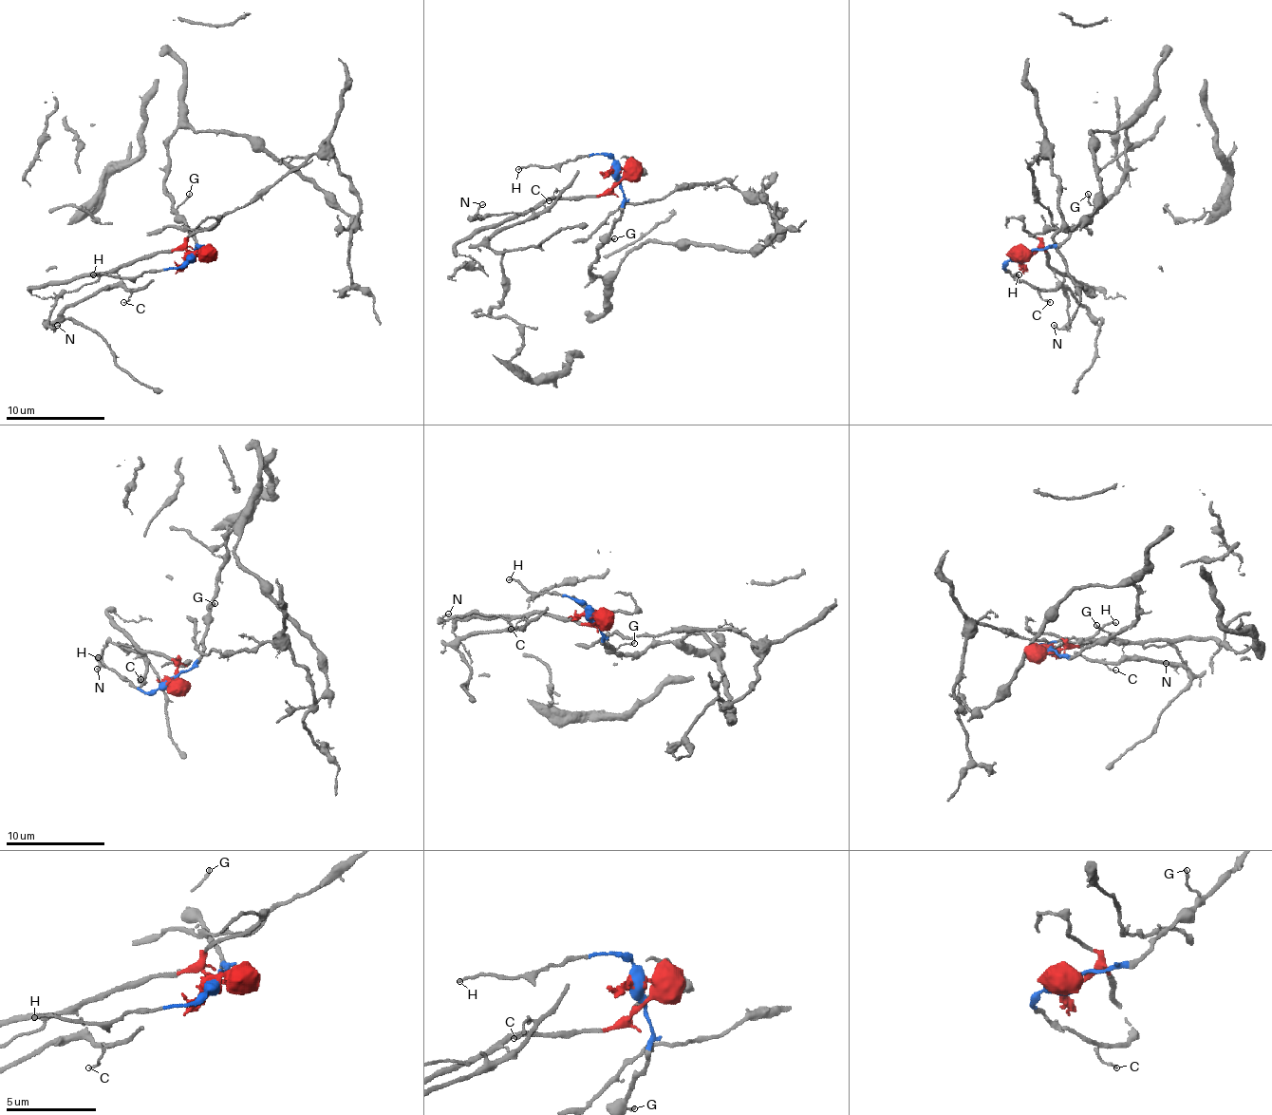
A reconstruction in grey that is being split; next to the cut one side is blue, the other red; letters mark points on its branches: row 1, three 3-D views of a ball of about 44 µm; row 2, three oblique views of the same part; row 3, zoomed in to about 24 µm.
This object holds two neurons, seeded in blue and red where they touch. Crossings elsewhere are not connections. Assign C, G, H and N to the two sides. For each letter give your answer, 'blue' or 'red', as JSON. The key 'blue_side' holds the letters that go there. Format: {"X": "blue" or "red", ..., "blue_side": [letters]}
{"C": "red", "G": "blue", "H": "blue", "N": "red", "blue_side": ["G", "H"]}

